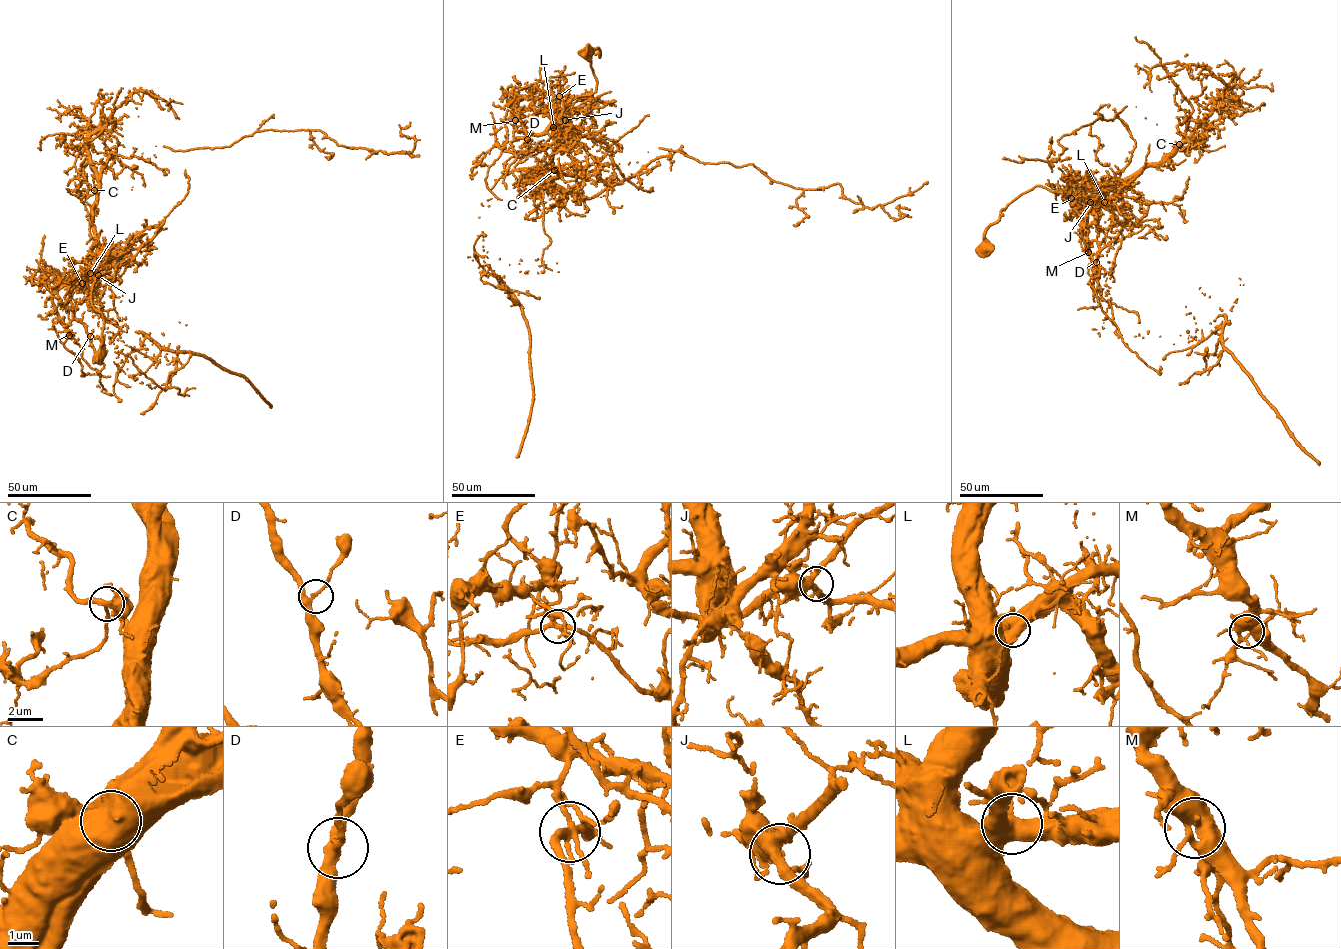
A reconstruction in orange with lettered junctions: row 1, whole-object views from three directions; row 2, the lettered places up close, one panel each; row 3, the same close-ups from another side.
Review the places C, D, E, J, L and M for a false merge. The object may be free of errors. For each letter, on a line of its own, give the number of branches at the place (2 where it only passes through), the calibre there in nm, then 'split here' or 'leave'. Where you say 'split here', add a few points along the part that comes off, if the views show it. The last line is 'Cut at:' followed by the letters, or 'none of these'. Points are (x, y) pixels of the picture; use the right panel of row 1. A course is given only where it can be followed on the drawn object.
C: branches 3; calibre 220 nm; leave
D: branches 3; calibre 280 nm; leave
E: branches 5; calibre 240 nm; split here; course (1071, 198), (1098, 277), (1179, 198), (1192, 130), (1136, 106), (1096, 112), (1057, 140), (1051, 168), (1051, 137)
J: branches 5; calibre 380 nm; leave
L: branches 4; calibre 500 nm; leave
M: branches 6; calibre 600 nm; leave
Cut at: E

